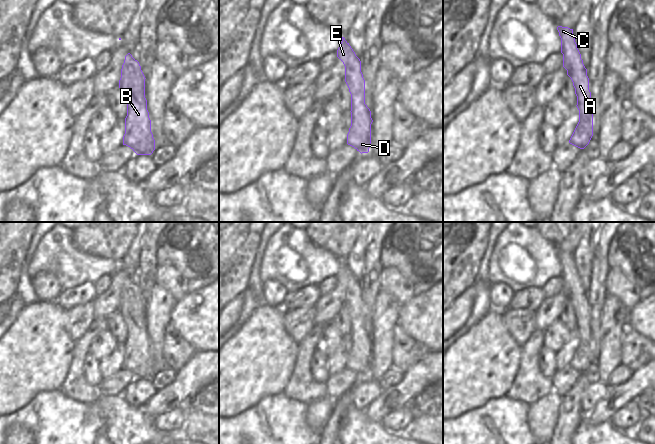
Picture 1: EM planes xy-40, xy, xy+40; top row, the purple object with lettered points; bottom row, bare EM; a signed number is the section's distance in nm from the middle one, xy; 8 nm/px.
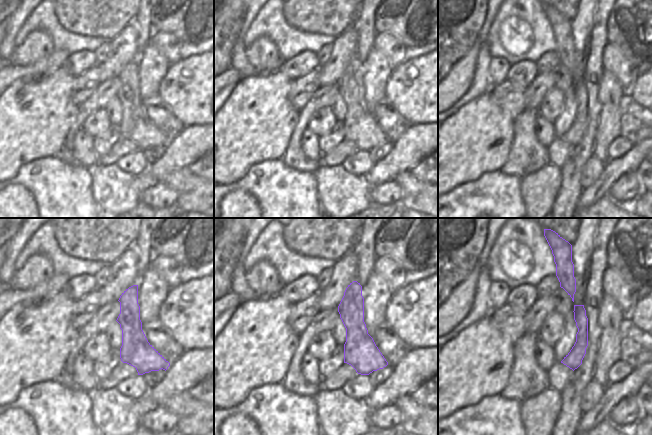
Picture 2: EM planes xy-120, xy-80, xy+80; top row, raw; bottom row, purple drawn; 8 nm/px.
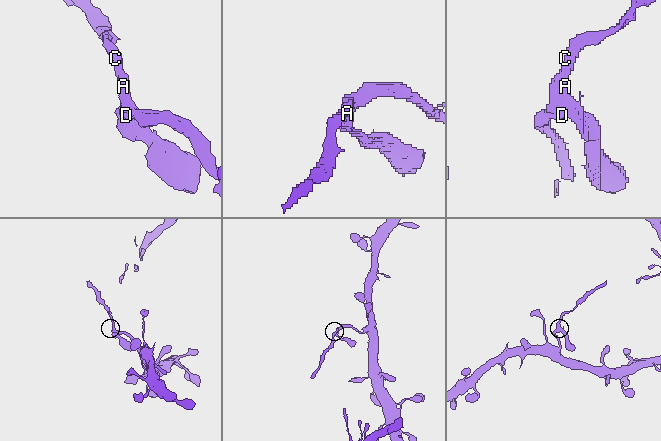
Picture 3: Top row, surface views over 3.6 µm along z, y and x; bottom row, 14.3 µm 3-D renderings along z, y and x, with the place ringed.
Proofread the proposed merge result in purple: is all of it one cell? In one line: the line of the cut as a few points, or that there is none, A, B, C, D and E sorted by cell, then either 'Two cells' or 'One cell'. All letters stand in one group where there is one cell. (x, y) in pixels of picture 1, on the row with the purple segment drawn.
Split along xy+40 (580, 56), (578, 61), (567, 71). Groups: A B D / C E. Two cells.

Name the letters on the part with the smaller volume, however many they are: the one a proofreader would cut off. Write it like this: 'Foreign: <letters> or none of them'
Foreign: C, E

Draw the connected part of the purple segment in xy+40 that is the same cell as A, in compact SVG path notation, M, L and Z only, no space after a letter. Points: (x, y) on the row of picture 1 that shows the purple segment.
M581 57L572 69L567 71L571 78L577 96L577 108L579 110L579 122L569 140L569 143L584 149L593 136L593 110L591 108L591 92L589 90L589 78L587 69Z

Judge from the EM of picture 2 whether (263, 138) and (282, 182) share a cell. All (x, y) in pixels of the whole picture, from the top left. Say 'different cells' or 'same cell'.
different cells

